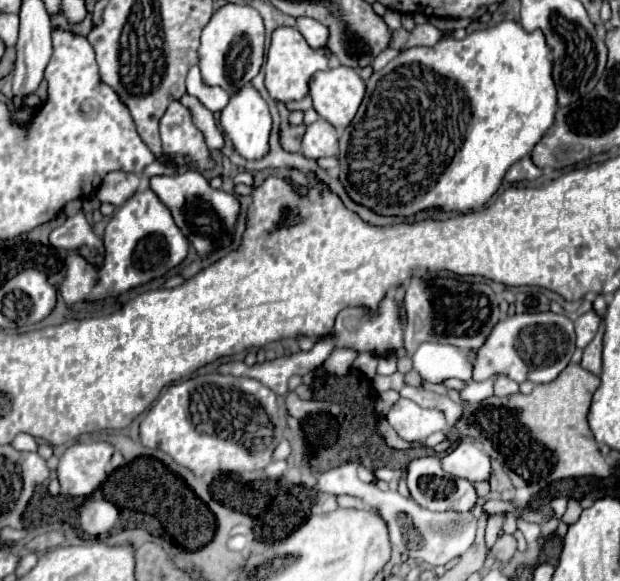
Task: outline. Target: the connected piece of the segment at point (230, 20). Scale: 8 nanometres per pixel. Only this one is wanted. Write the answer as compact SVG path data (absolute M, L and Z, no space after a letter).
M226 3L222 5L202 31L200 39L200 71L204 83L220 85L230 95L250 83L264 61L264 23L252 5Z

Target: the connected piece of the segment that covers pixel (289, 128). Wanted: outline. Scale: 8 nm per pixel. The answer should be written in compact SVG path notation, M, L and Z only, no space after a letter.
M286 125L280 127L280 145L284 151L288 153L298 153L301 149L302 138L306 132L306 126L301 125Z

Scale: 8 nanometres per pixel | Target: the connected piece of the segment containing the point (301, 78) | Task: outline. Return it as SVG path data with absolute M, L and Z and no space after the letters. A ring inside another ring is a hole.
M278 27L272 33L270 49L266 55L266 89L274 101L300 101L308 95L308 79L322 69L330 67L330 53L326 49L310 49L306 39L296 27Z

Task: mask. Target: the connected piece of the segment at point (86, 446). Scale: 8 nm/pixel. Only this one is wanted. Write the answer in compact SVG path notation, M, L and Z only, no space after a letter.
M74 443L70 445L64 455L60 457L60 465L58 465L58 481L60 481L60 487L62 487L62 493L64 495L72 495L72 497L78 497L78 495L90 495L108 475L108 463L110 463L110 457L114 453L114 447L110 443Z

